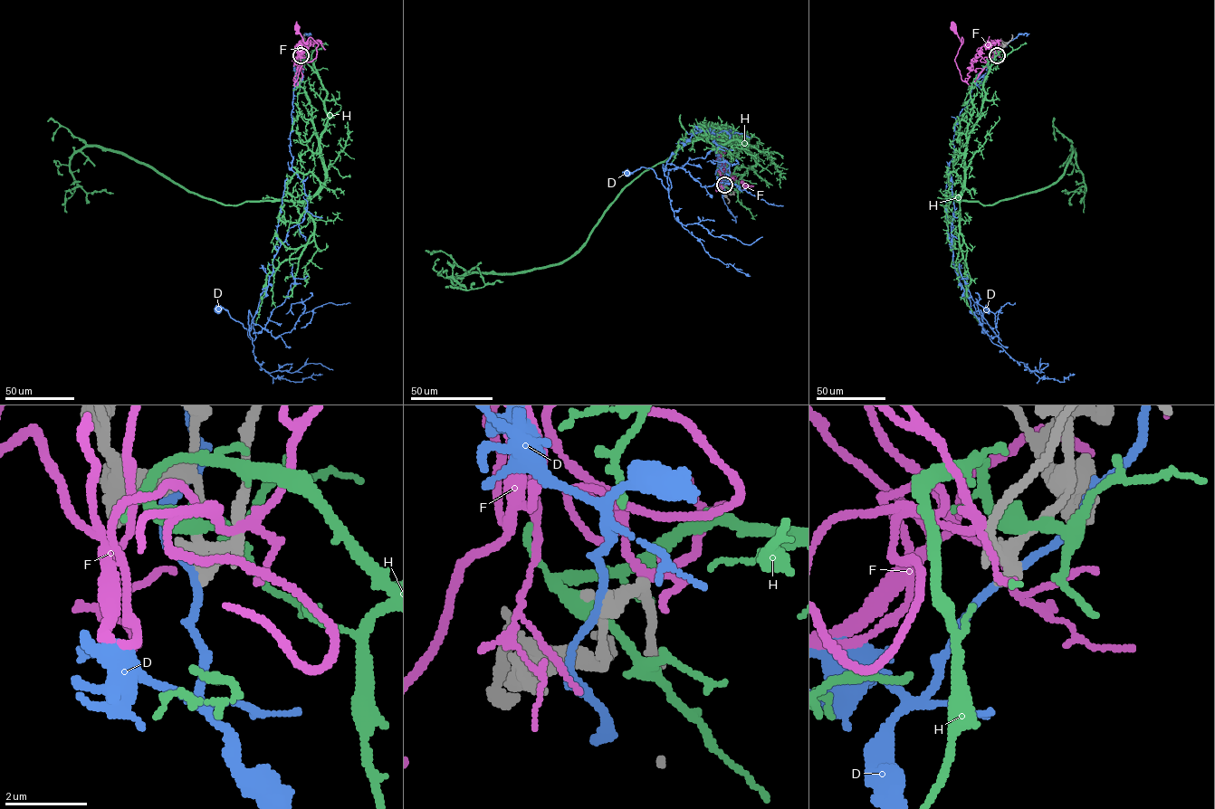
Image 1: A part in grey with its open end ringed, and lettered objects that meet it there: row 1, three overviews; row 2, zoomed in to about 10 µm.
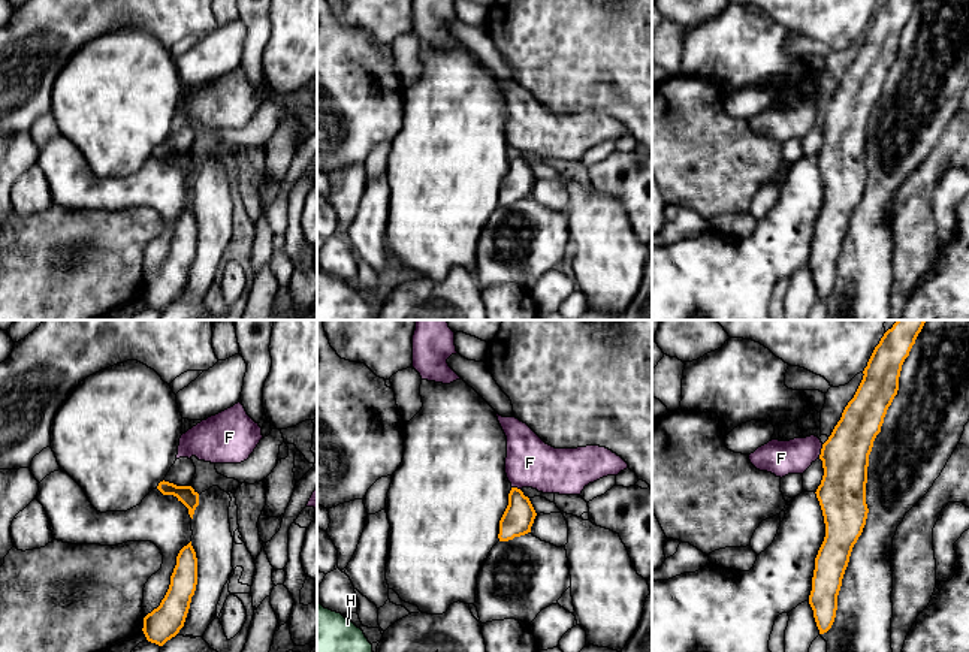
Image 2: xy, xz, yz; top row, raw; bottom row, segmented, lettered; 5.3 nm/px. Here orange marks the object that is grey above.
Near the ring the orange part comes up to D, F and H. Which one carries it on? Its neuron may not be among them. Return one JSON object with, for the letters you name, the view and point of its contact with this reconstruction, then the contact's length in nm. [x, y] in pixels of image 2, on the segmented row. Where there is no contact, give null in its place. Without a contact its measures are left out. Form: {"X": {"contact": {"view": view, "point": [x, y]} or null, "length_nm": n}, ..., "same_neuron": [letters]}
{"same_neuron": []}

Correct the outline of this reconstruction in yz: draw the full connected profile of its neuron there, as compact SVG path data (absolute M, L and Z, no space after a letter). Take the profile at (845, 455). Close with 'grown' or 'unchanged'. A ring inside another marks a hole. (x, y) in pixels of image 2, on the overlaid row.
M897 320L875 347L854 398L822 444L824 476L816 489L825 537L815 558L809 604L819 634L836 618L837 595L854 544L867 519L866 483L869 455L888 407L899 390L899 377L927 320Z | unchanged

